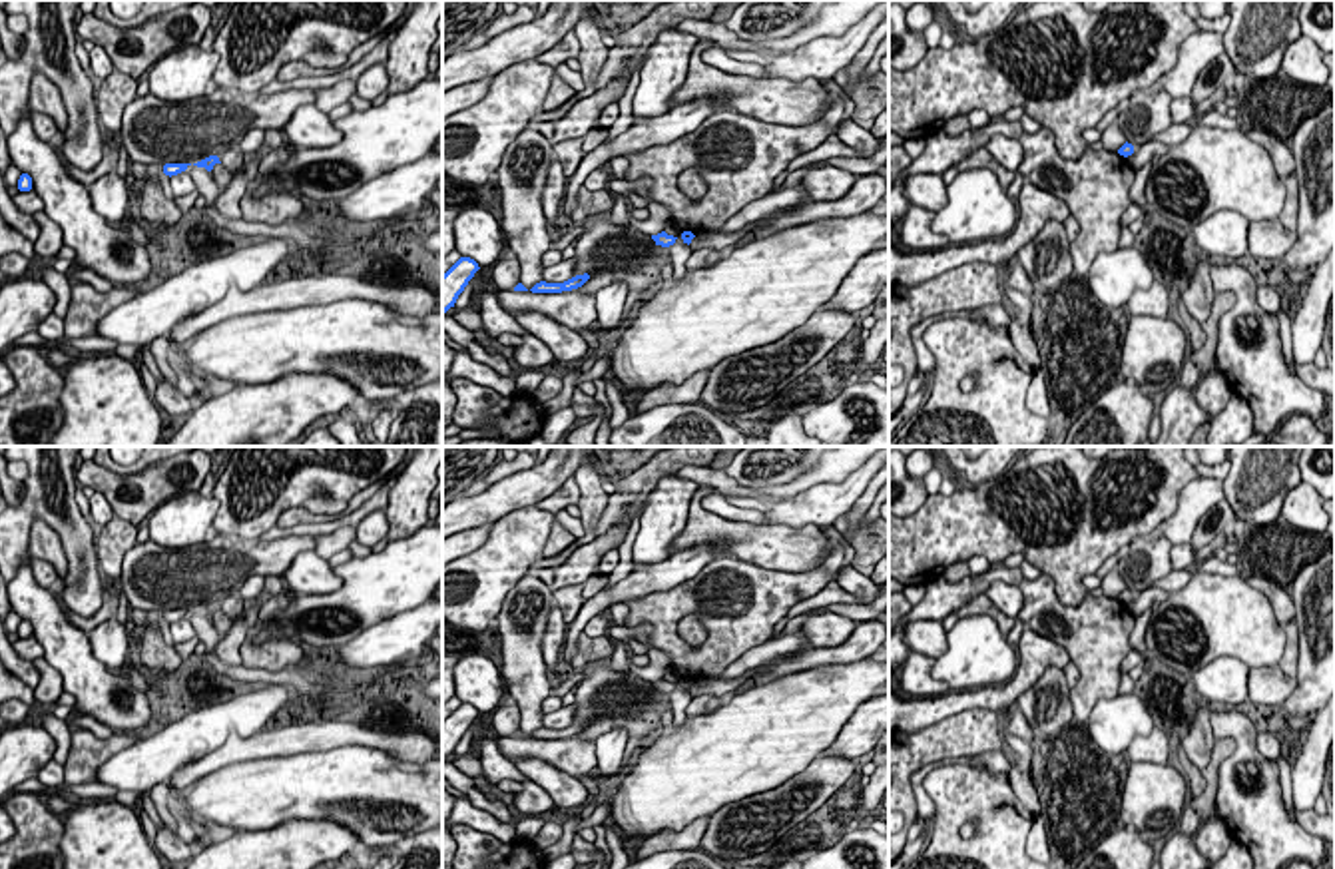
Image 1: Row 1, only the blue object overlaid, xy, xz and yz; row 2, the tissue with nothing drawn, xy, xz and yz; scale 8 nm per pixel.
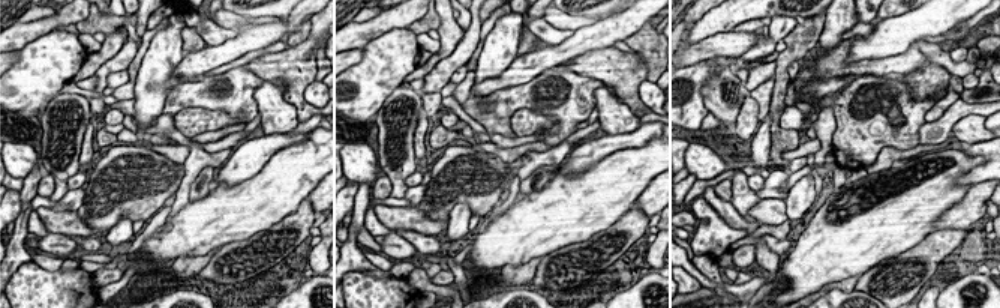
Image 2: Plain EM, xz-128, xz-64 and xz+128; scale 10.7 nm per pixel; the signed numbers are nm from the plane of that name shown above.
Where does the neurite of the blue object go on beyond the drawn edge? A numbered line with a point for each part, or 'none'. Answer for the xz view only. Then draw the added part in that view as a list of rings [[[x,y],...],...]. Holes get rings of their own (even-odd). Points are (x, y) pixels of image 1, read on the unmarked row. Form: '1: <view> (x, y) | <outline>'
none

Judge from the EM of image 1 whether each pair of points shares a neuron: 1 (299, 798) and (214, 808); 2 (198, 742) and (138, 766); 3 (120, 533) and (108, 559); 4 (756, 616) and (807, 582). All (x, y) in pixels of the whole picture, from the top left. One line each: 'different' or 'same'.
1: same
2: same
3: same
4: same

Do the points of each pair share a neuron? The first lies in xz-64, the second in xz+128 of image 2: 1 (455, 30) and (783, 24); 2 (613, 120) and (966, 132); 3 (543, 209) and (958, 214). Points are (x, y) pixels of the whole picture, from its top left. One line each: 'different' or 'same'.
1: same
2: same
3: different

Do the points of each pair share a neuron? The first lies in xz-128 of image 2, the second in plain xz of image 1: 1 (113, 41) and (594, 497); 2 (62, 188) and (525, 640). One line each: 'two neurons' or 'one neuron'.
1: one neuron
2: one neuron

